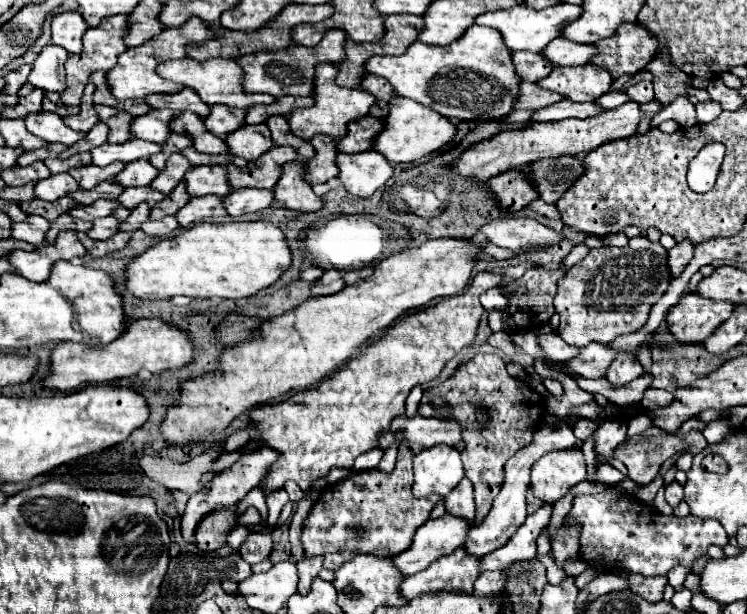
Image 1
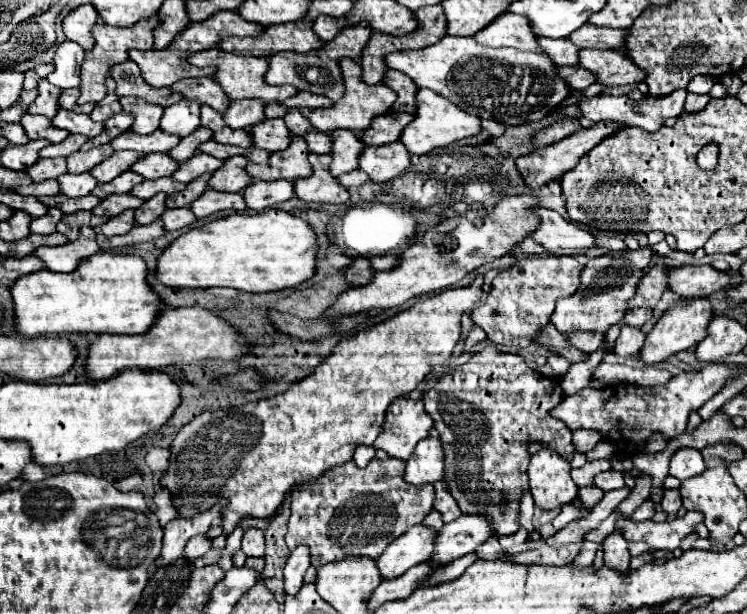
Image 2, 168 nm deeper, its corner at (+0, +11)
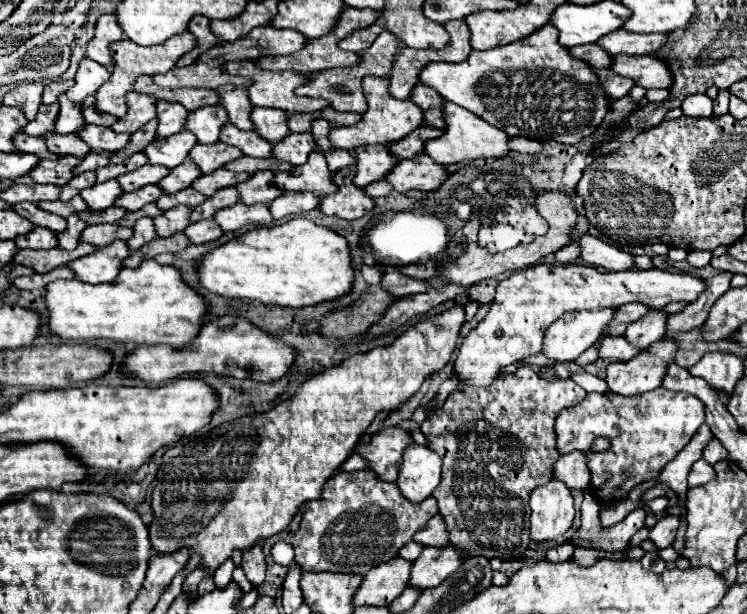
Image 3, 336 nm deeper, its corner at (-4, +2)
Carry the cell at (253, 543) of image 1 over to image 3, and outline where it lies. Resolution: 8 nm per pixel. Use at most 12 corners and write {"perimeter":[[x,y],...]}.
{"perimeter":[[260,544],[244,550],[242,568],[254,586],[264,582],[266,562]]}

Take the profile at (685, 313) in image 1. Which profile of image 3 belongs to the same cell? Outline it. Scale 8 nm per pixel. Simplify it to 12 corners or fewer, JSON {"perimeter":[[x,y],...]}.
{"perimeter":[[662,338],[628,362],[612,362],[608,388],[624,396],[656,390],[674,362]]}

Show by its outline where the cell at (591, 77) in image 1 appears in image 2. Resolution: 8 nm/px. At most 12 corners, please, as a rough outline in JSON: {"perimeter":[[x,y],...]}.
{"perimeter":[[582,49],[580,65],[608,87],[644,81],[630,57]]}

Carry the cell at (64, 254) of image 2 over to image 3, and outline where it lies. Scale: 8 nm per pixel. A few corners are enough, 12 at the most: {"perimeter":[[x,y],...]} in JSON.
{"perimeter":[[122,240],[68,264],[88,284],[112,282],[128,256]]}

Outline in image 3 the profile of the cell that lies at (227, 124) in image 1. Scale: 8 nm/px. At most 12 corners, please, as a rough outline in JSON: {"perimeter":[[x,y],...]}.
{"perimeter":[[254,108],[254,130],[276,144],[288,134],[286,112]]}

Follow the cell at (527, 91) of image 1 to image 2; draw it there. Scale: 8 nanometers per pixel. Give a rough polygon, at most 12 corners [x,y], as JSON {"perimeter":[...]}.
{"perimeter":[[562,67],[558,75],[576,91],[596,83],[586,69]]}

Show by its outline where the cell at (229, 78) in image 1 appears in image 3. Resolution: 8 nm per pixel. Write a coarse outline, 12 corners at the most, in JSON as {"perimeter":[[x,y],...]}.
{"perimeter":[[226,62],[228,74],[252,80],[252,106],[318,112],[328,102],[300,98],[304,74],[268,72],[252,62]]}

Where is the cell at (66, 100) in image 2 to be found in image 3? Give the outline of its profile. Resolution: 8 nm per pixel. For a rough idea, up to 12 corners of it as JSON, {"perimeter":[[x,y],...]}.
{"perimeter":[[94,96],[82,102],[82,116],[88,124],[102,124],[94,110]]}

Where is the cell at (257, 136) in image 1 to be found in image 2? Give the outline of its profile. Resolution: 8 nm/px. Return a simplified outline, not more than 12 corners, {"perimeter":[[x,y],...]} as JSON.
{"perimeter":[[282,119],[252,129],[254,147],[284,151],[292,133]]}

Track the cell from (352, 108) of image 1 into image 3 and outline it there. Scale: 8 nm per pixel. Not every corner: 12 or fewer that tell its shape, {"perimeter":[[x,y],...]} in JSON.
{"perimeter":[[364,76],[368,110],[328,140],[352,150],[388,144],[422,126],[422,110],[388,94],[388,80]]}

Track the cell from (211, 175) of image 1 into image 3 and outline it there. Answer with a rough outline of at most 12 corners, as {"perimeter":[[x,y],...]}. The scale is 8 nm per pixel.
{"perimeter":[[272,170],[254,172],[236,184],[240,202],[268,204],[282,190]]}

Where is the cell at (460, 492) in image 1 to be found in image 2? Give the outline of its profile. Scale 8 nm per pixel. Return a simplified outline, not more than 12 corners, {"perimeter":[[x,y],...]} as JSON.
{"perimeter":[[436,487],[434,509],[442,515],[444,523],[460,517],[462,511],[454,497],[444,489]]}

